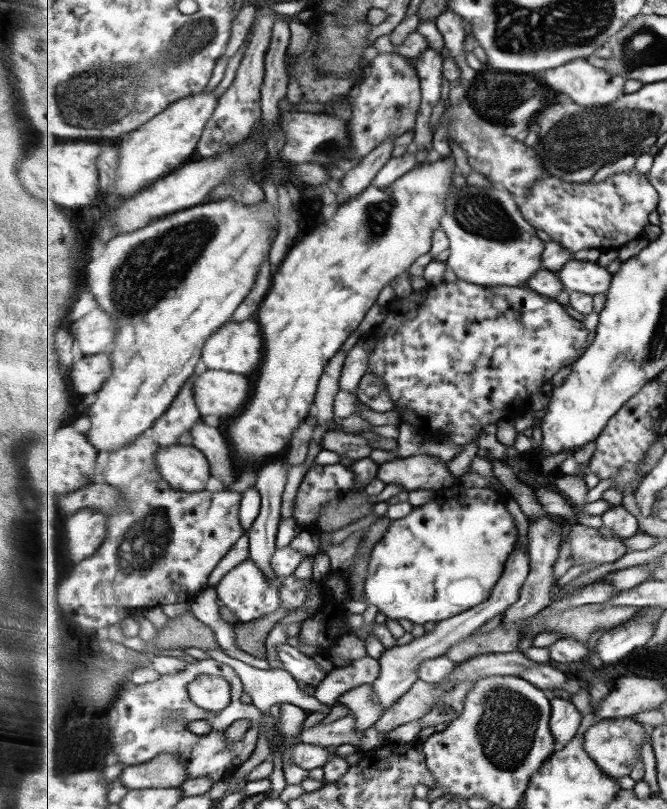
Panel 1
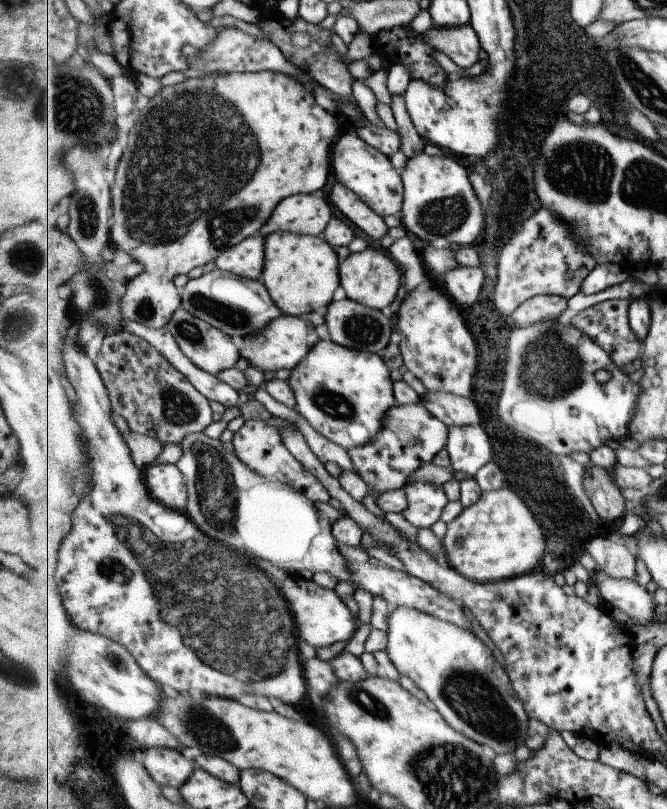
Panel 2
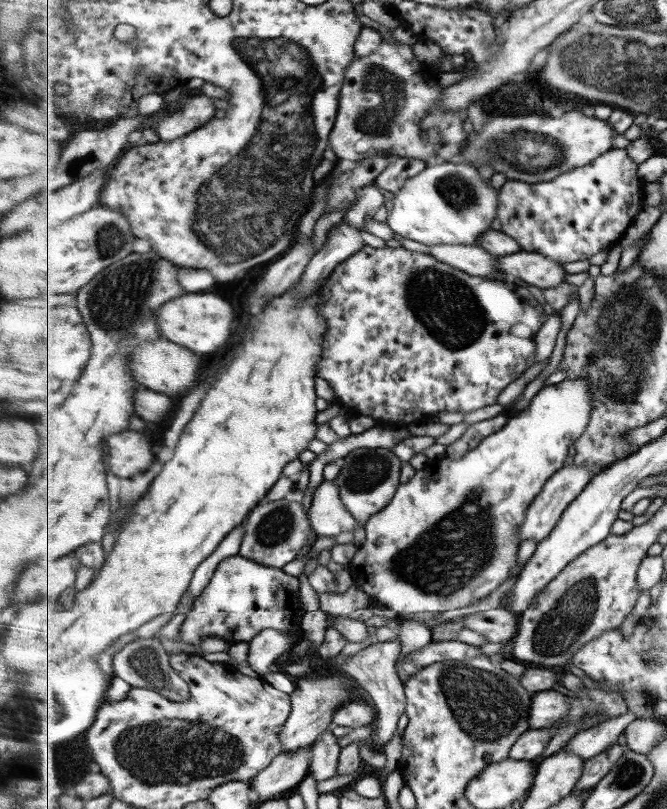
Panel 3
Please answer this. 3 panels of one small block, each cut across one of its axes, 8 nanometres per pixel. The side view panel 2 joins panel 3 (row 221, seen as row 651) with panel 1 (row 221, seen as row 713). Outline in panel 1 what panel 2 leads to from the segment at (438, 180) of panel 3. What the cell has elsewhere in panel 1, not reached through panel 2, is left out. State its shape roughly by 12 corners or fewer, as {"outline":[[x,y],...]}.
{"outline":[[498,184],[445,199],[445,264],[484,287],[527,287],[546,238]]}

